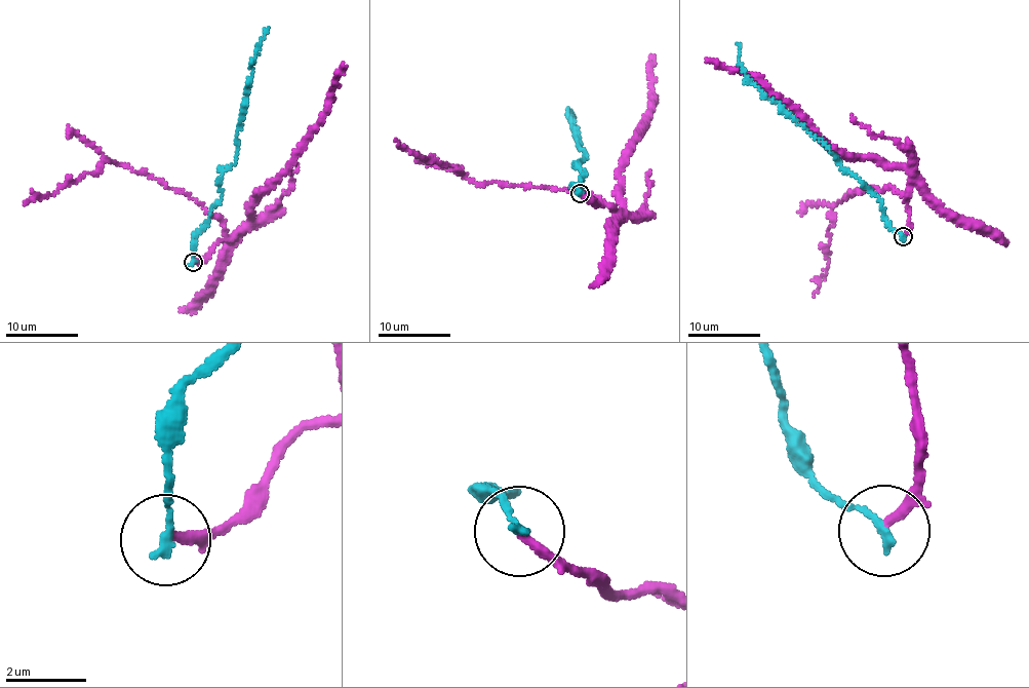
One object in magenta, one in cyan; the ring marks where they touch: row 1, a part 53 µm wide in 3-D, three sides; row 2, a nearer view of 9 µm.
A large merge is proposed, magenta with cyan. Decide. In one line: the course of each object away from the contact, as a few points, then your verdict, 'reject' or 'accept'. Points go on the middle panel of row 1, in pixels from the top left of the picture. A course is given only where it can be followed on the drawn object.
magenta runs (580, 192), (592, 201), (606, 203), (617, 214), (622, 212), (621, 159), (644, 124), (650, 104), (650, 55); cyan runs (580, 192), (574, 186), (581, 184), (585, 172), (578, 163), (586, 157), (568, 114), (571, 112), (575, 118); reject

